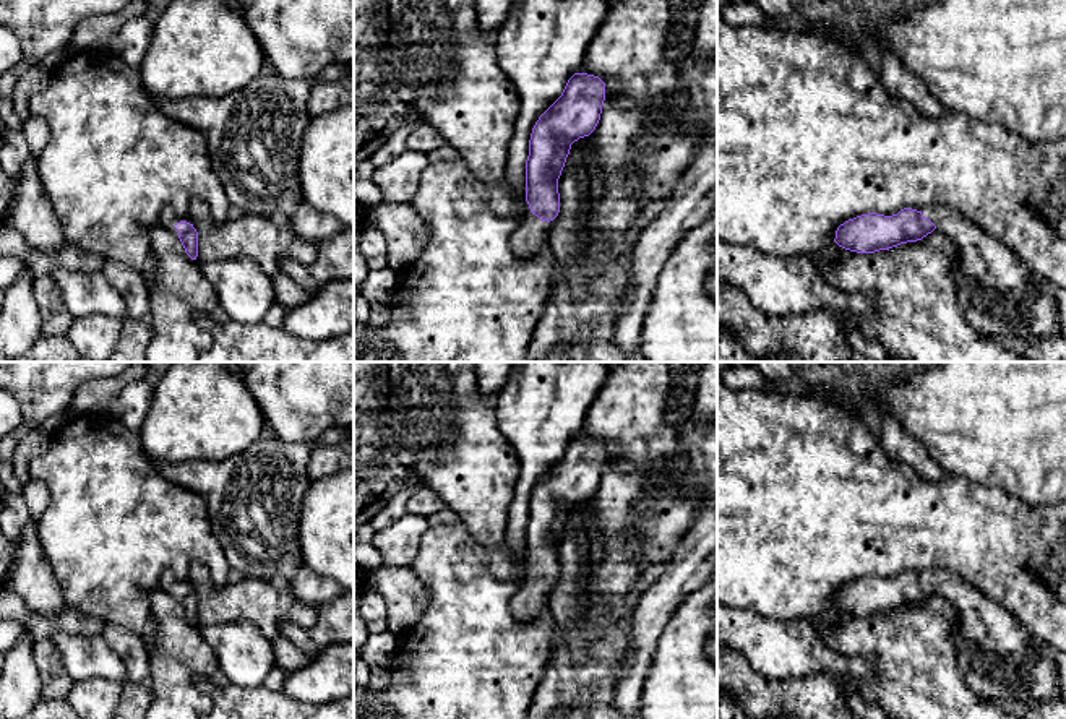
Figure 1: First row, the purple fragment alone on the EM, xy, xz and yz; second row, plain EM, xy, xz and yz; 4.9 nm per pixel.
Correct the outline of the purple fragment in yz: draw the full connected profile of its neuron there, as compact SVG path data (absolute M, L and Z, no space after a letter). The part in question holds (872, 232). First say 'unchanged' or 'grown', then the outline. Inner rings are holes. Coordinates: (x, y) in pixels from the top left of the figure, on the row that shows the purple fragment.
grown; M904 208L892 216L862 214L840 224L834 242L850 252L875 253L922 240L936 227L943 227L956 245L957 304L972 328L1009 338L1021 347L1058 336L1056 302L1037 291L1042 278L956 209Z

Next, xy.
grown; M164 206L159 214L159 222L164 227L175 227L185 253L196 260L198 256L198 232L193 224L182 221L170 206Z

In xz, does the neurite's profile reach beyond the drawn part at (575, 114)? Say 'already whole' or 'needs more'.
needs more

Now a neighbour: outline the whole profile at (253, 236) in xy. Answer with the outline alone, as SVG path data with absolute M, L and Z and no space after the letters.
M191 200L185 219L198 232L198 263L211 263L234 258L255 260L264 273L274 276L281 271L284 256L302 265L316 260L316 243L299 235L287 235L269 217L245 214L237 221L217 222L209 206L201 200Z

